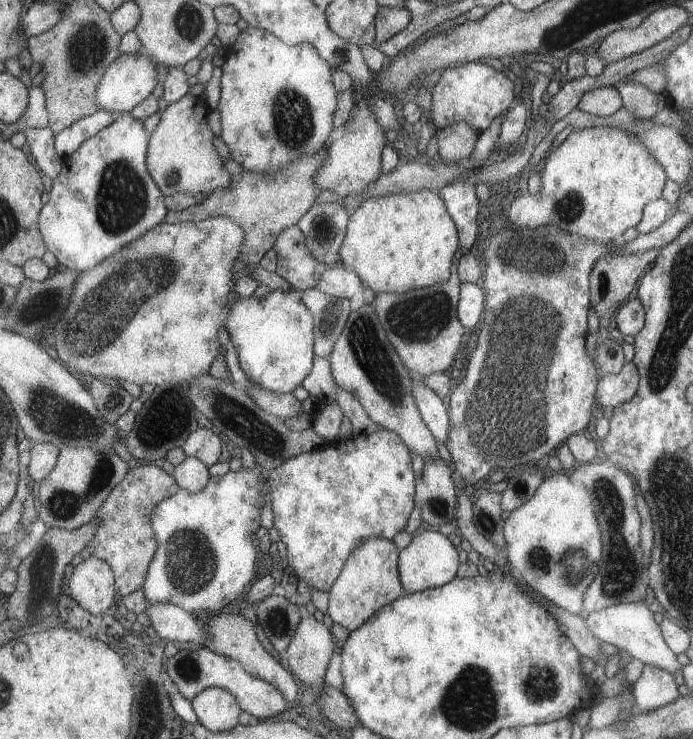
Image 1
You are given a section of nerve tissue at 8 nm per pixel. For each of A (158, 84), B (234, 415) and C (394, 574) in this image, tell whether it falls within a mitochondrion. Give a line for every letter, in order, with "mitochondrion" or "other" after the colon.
A: other
B: mitochondrion
C: other

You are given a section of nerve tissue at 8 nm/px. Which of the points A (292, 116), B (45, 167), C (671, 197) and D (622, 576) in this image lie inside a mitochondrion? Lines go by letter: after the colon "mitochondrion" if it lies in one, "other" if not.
A: mitochondrion
B: other
C: other
D: mitochondrion

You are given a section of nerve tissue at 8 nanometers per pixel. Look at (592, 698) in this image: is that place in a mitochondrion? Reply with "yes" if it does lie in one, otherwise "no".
no

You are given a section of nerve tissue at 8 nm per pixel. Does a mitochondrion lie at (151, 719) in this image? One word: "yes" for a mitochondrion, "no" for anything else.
yes

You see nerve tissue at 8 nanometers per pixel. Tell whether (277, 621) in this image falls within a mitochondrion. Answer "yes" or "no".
yes

